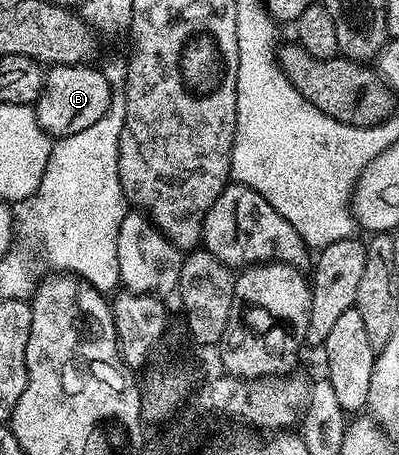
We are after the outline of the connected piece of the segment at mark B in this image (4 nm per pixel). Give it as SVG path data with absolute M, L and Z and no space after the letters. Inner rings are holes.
M92 64L54 66L45 73L44 91L34 103L34 109L38 124L53 139L74 136L74 132L82 132L85 128L90 128L90 124L102 120L102 116L106 116L113 88L106 80L103 69L95 70L94 67Z

